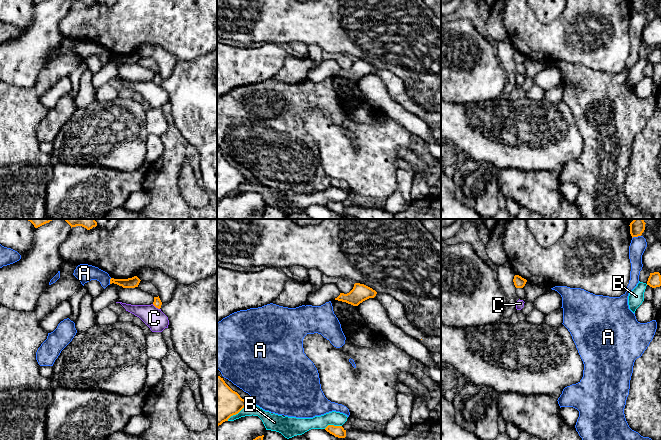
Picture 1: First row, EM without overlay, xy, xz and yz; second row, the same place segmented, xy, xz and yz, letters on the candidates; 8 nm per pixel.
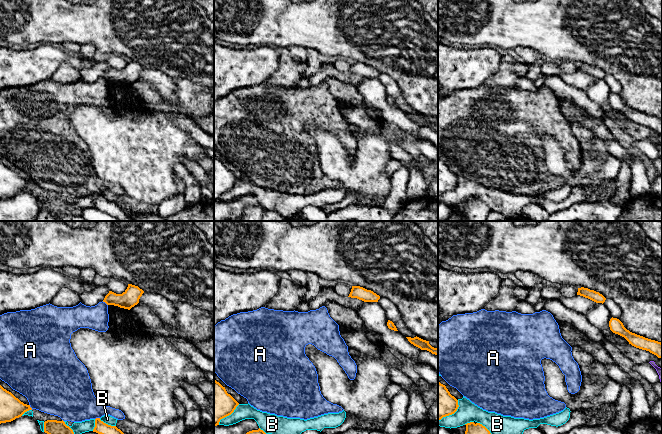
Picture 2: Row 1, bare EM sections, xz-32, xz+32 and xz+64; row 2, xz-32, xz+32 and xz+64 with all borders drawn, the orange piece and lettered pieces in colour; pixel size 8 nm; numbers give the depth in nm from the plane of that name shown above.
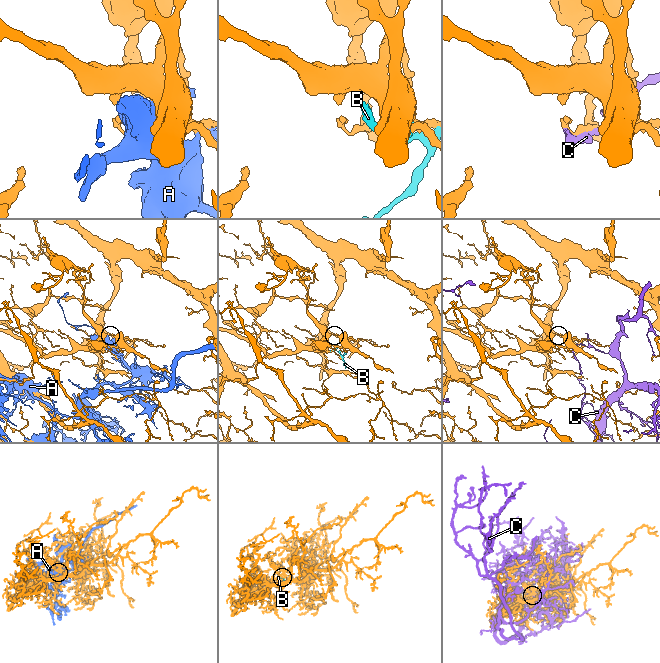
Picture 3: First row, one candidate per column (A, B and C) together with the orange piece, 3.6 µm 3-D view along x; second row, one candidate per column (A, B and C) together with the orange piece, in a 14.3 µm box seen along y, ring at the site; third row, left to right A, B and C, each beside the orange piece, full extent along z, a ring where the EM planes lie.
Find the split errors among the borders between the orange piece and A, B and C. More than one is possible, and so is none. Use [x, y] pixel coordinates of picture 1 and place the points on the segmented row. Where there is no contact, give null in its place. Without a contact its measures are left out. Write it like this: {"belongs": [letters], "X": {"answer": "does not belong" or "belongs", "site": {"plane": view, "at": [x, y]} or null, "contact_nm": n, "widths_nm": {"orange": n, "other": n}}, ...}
{"belongs": [], "A": {"answer": "does not belong", "site": {"plane": "yz", "at": [636, 236]}, "contact_nm": 80, "widths_nm": {"orange": 120, "other": 130}}, "B": {"answer": "does not belong", "site": {"plane": "xz", "at": [237, 413]}, "contact_nm": 220, "widths_nm": {"orange": 320, "other": 100}}, "C": {"answer": "does not belong", "site": {"plane": "xy", "at": [156, 307]}, "contact_nm": 80, "widths_nm": {"orange": 70, "other": 170}}}

